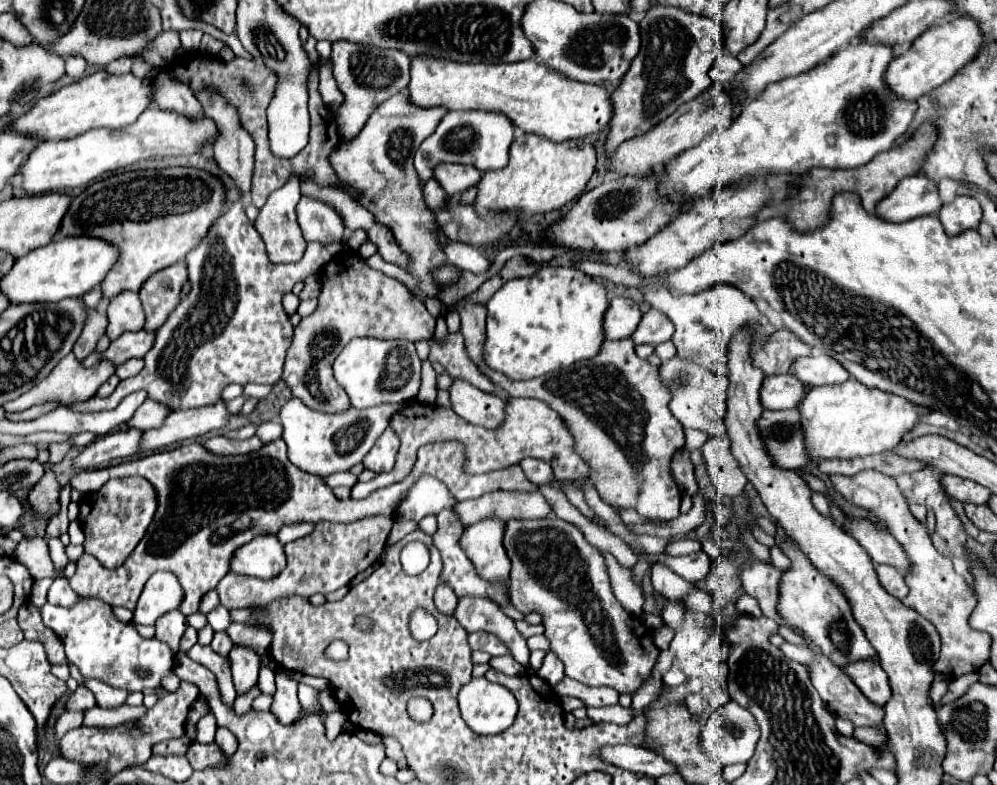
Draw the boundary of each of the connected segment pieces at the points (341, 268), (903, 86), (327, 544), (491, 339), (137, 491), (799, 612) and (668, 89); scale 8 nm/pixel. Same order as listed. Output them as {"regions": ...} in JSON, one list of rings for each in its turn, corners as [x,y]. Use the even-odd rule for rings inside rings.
{"regions":[[[[345,252],[341,258],[327,264],[321,280],[323,288],[319,306],[295,328],[293,344],[283,368],[283,380],[291,388],[293,396],[301,398],[309,408],[337,414],[349,410],[351,402],[333,378],[331,364],[351,338],[401,338],[409,342],[431,340],[435,332],[435,318],[427,312],[423,302],[413,296],[413,292],[409,292],[401,282],[371,268],[359,252]]],[[[969,18],[959,20],[945,20],[939,26],[931,26],[925,30],[907,52],[901,52],[899,56],[889,62],[887,72],[883,74],[885,86],[901,100],[915,102],[917,98],[929,94],[933,88],[947,82],[963,64],[973,60],[973,56],[979,52],[981,46],[981,32],[979,26]]],[[[385,514],[367,516],[349,524],[317,522],[313,534],[293,540],[285,546],[287,565],[280,574],[269,580],[263,580],[263,578],[229,572],[225,574],[225,578],[221,578],[215,590],[221,598],[221,604],[227,610],[267,606],[285,596],[309,598],[318,593],[326,595],[349,584],[359,572],[367,570],[379,560],[381,552],[385,550],[391,526],[393,520]]],[[[545,266],[527,278],[505,282],[487,300],[487,334],[483,362],[515,380],[529,380],[567,368],[581,358],[593,358],[605,340],[601,316],[607,310],[607,290],[577,268]]],[[[129,476],[109,480],[101,486],[99,494],[87,494],[87,506],[93,506],[93,524],[85,524],[85,552],[95,556],[101,566],[117,568],[125,562],[125,558],[133,552],[133,548],[143,538],[147,526],[151,524],[157,512],[157,490],[155,486],[143,476]]],[[[785,538],[779,548],[791,560],[791,566],[781,572],[779,580],[777,614],[783,618],[783,622],[793,628],[799,628],[803,636],[809,638],[815,646],[819,646],[821,652],[837,666],[845,666],[847,662],[863,658],[877,658],[863,628],[855,622],[843,590],[811,564],[811,560],[801,552],[795,540]]],[[[657,4],[645,14],[645,18],[641,20],[639,26],[641,26],[641,50],[639,50],[637,58],[631,62],[631,68],[625,74],[625,78],[621,80],[619,88],[611,94],[615,112],[613,112],[611,132],[607,138],[607,152],[615,150],[621,142],[625,142],[637,134],[651,130],[657,122],[661,122],[663,118],[673,114],[673,110],[677,110],[681,104],[697,98],[711,84],[711,78],[707,72],[711,70],[713,62],[725,54],[721,26],[715,24],[711,18],[697,16],[697,14],[685,12],[681,8],[667,8],[667,6]]]]}

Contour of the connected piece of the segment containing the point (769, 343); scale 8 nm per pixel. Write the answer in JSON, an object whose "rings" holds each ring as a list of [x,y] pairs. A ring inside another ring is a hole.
{"rings":[[[775,330],[765,336],[759,350],[753,352],[753,364],[759,366],[765,376],[789,372],[789,362],[797,356],[811,354],[811,346],[801,342],[791,330]]]}

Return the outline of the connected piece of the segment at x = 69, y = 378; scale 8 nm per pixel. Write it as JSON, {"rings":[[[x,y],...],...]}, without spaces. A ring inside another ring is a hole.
{"rings":[[[71,352],[71,354],[67,354],[67,356],[51,370],[51,374],[49,374],[45,380],[41,380],[39,384],[35,384],[31,390],[27,390],[25,394],[21,394],[19,398],[7,402],[3,408],[5,408],[7,412],[23,412],[23,410],[27,410],[27,408],[31,408],[31,406],[35,406],[35,404],[43,404],[43,402],[49,402],[49,400],[57,400],[61,406],[69,406],[69,404],[73,404],[73,402],[77,402],[77,400],[87,400],[87,398],[95,396],[97,388],[99,388],[111,374],[115,374],[115,364],[109,362],[107,358],[101,358],[101,360],[99,360],[97,364],[93,364],[91,368],[83,368],[83,366],[79,366],[79,362],[73,358],[73,352]]]}

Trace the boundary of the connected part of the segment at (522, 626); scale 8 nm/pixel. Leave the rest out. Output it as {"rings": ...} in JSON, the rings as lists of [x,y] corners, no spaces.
{"rings":[[[519,620],[519,622],[515,622],[515,626],[517,626],[517,630],[519,630],[519,632],[521,632],[521,634],[523,634],[525,638],[529,638],[529,636],[543,634],[545,631],[542,624],[527,624],[525,620]]]}

